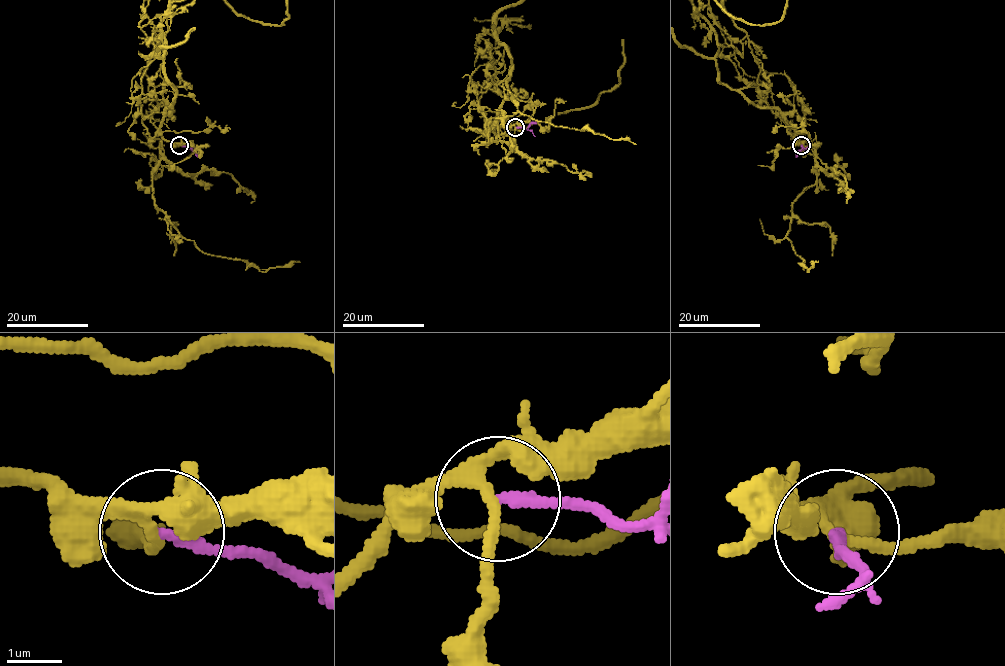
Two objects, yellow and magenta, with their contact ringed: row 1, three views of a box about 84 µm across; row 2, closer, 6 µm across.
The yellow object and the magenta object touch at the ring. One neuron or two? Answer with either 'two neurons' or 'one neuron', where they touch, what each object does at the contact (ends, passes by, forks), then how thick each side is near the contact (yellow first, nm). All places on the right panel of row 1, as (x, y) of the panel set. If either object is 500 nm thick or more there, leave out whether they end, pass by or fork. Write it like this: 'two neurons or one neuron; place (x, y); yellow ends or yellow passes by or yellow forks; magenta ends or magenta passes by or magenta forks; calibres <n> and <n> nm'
two neurons; place (801, 145); yellow forks; magenta ends; calibres 160 and 200 nm

